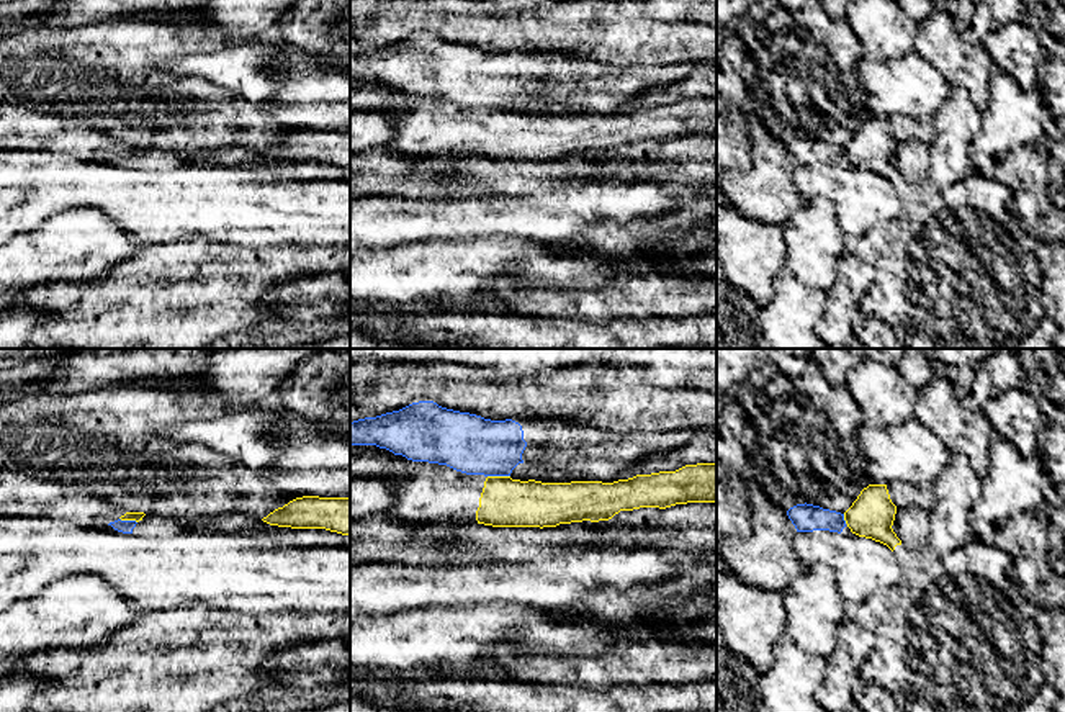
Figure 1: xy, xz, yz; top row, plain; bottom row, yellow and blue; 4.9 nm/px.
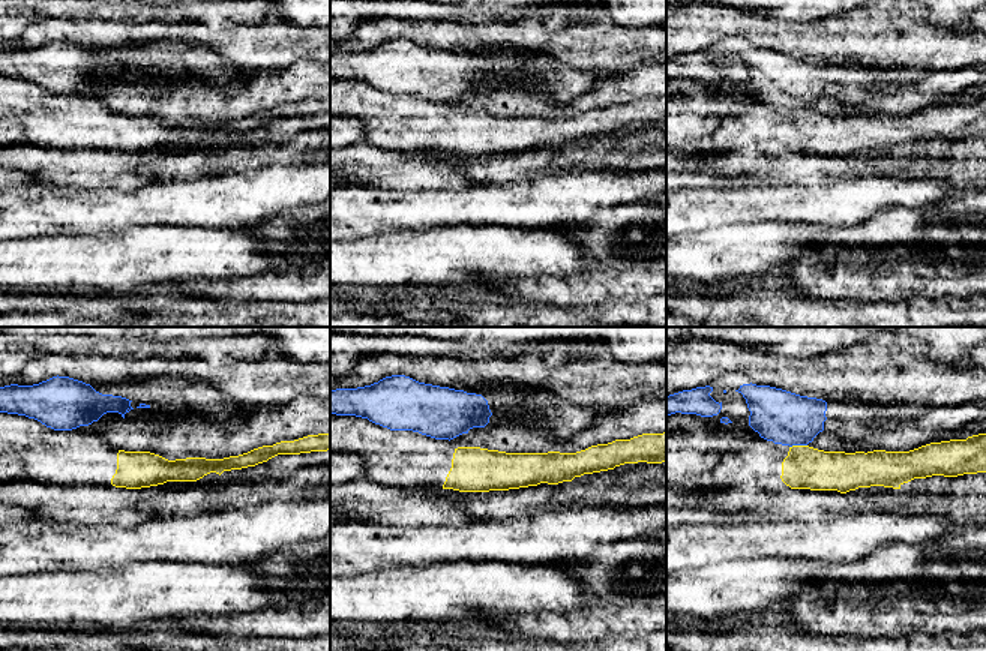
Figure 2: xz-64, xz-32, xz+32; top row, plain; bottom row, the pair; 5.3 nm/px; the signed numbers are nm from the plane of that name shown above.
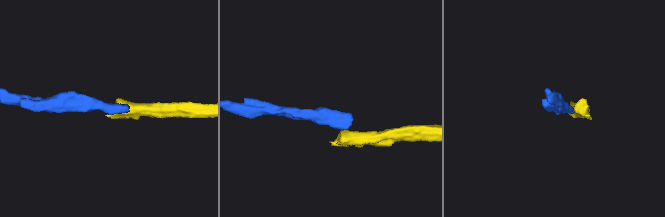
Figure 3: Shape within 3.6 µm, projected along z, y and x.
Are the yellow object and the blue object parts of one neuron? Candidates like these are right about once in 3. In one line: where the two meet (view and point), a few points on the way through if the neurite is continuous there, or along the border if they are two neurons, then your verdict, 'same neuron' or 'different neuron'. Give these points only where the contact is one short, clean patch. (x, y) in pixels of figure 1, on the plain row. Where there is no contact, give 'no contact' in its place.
contact xz (499, 110); border xz (488, 108), (509, 110); different neuron

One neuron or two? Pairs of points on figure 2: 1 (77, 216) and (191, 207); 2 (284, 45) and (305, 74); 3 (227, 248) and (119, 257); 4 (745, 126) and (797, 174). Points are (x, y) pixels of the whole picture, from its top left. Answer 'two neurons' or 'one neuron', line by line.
1: one neuron
2: two neurons
3: one neuron
4: one neuron

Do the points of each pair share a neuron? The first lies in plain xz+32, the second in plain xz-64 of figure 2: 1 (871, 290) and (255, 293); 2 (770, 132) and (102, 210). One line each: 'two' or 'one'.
1: one
2: two

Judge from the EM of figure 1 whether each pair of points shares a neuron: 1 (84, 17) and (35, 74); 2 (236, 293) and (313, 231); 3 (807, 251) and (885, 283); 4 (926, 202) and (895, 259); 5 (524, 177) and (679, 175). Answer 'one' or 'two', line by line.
1: two
2: two
3: two
4: one
5: one

